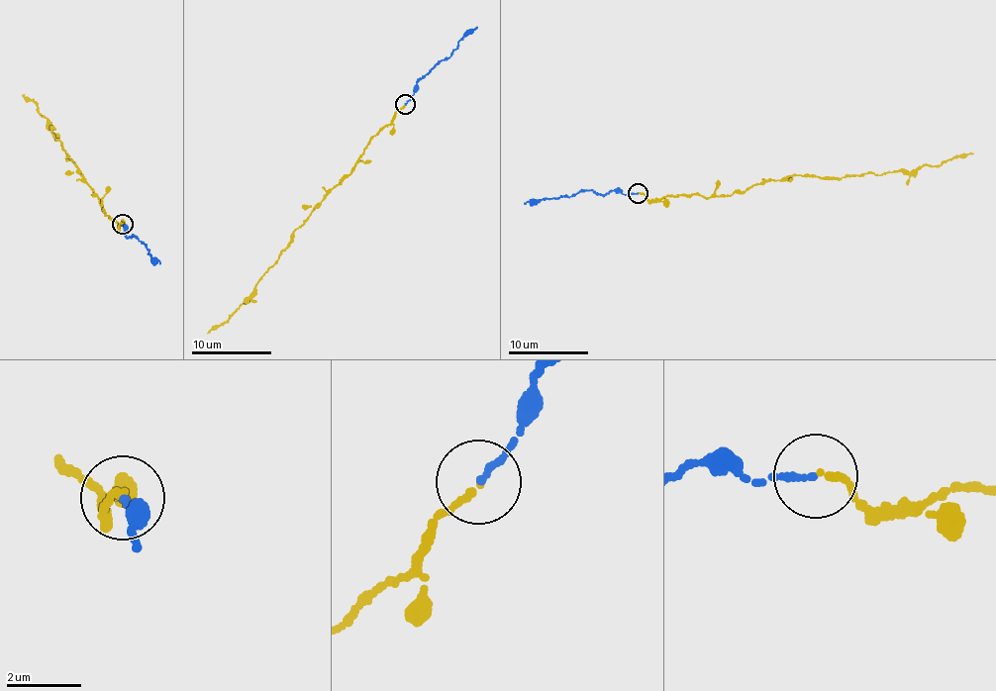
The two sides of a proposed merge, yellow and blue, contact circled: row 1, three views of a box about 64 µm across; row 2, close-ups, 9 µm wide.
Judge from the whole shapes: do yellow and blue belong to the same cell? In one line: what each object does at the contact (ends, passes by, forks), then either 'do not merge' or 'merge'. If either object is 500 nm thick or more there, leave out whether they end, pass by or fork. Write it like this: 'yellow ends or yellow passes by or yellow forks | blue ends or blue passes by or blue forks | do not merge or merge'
yellow ends | blue ends | merge

